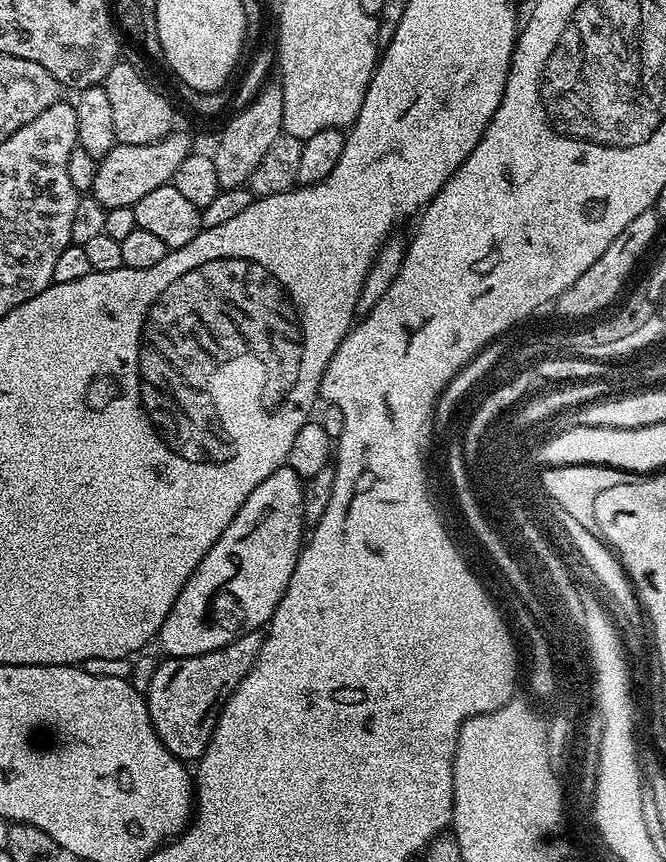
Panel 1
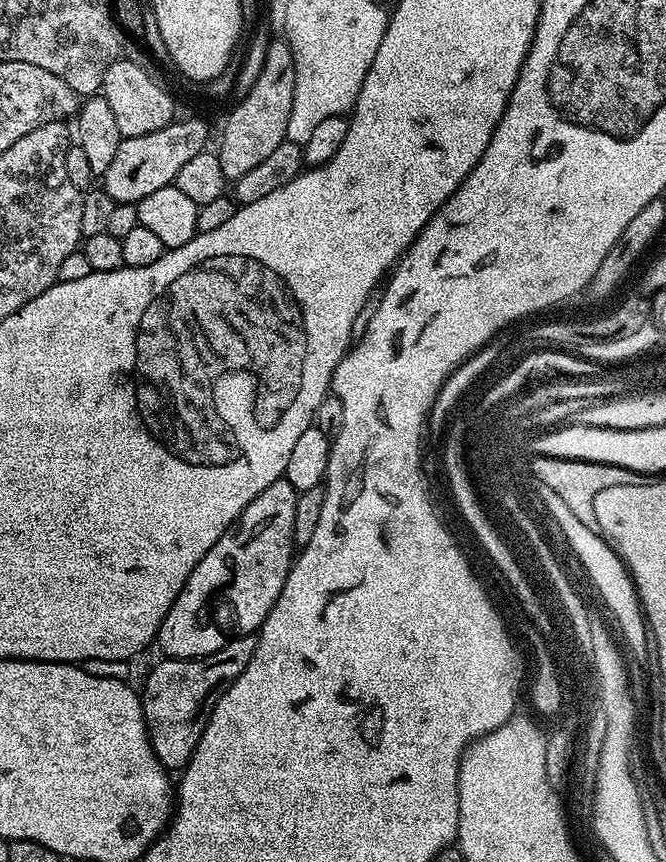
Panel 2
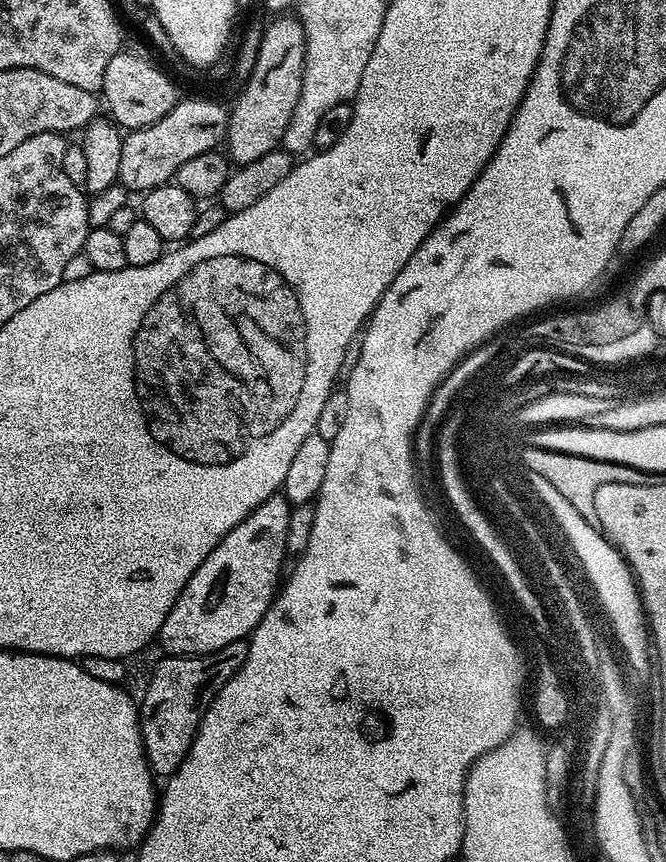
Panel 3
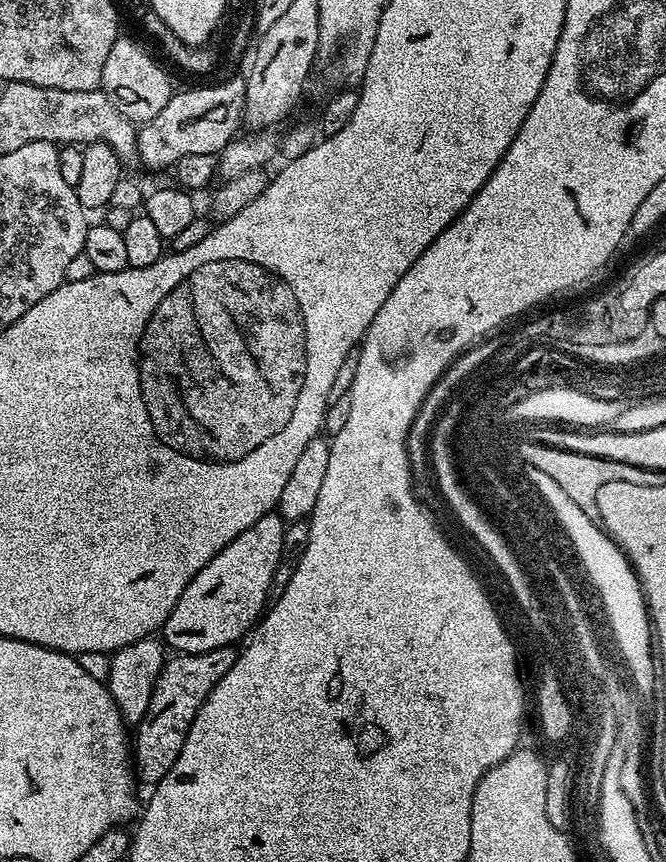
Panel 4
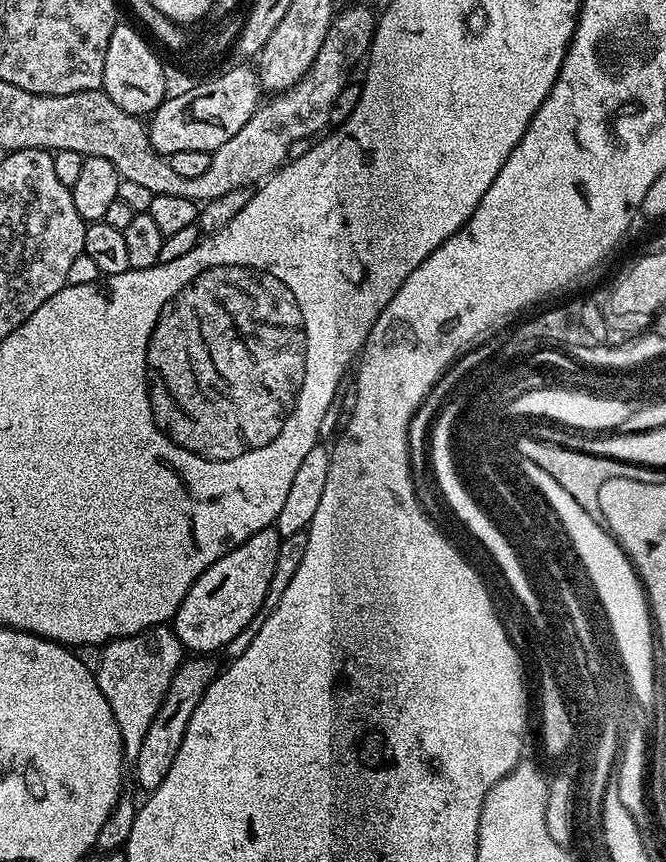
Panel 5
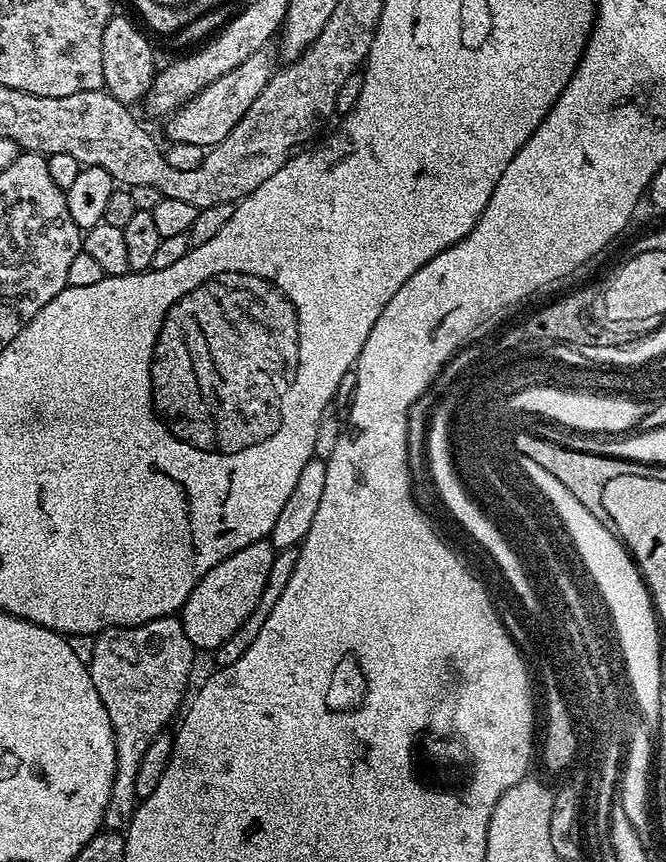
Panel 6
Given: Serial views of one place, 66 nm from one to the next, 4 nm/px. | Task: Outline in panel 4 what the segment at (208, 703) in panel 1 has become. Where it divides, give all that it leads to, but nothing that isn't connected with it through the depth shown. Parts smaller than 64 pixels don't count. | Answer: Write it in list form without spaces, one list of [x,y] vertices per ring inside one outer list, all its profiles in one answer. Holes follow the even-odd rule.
[[[227,644],[209,652],[176,654],[165,659],[164,669],[158,674],[158,682],[154,682],[154,690],[150,694],[150,706],[146,706],[146,714],[134,732],[131,754],[135,775],[141,781],[144,779],[148,786],[155,786],[170,774],[170,766],[174,766],[174,762],[178,762],[178,754],[182,754],[182,742],[186,742],[194,714],[198,714],[202,702],[206,702],[210,690],[218,686],[222,674],[234,666],[237,655],[237,649]]]

